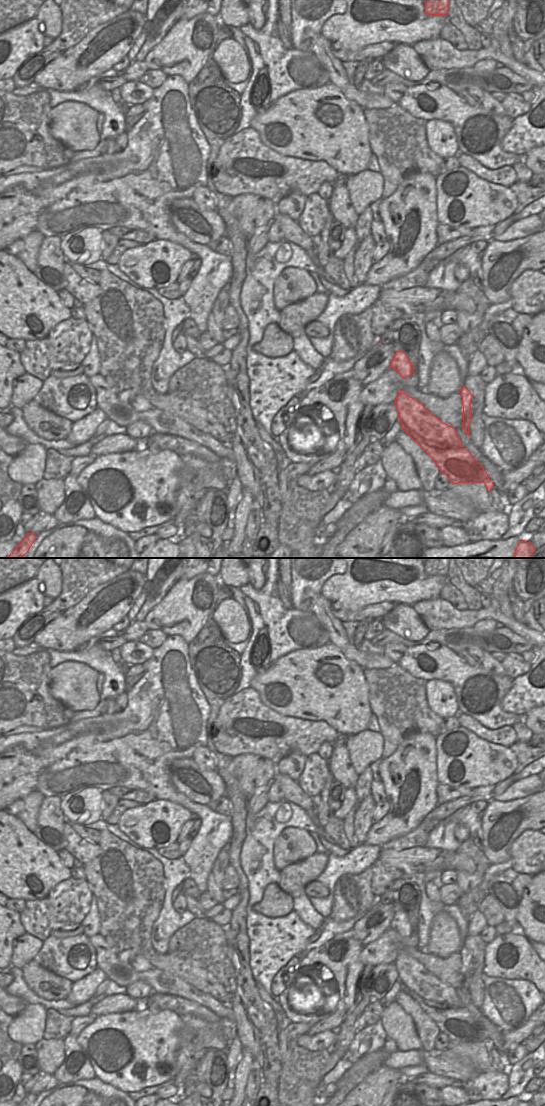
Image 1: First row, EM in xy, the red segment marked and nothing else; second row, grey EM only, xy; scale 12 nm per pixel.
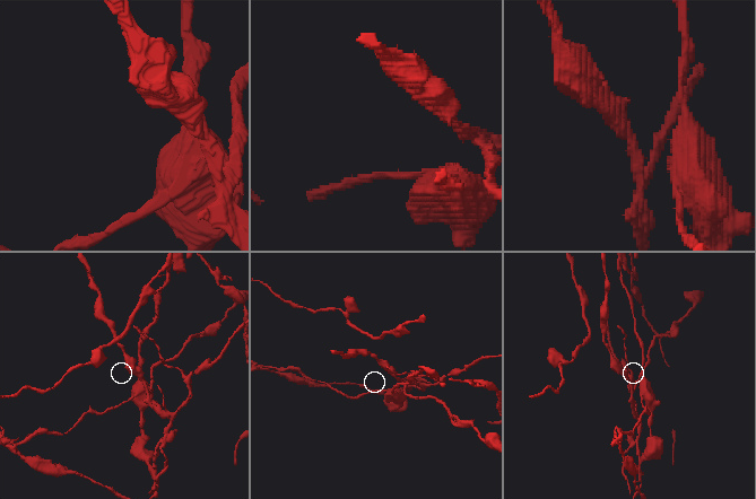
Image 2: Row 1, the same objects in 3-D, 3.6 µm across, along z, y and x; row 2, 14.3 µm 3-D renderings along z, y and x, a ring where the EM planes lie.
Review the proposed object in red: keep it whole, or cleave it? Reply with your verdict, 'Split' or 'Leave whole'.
Split

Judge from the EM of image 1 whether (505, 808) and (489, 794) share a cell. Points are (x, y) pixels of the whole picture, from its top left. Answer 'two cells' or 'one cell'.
two cells

